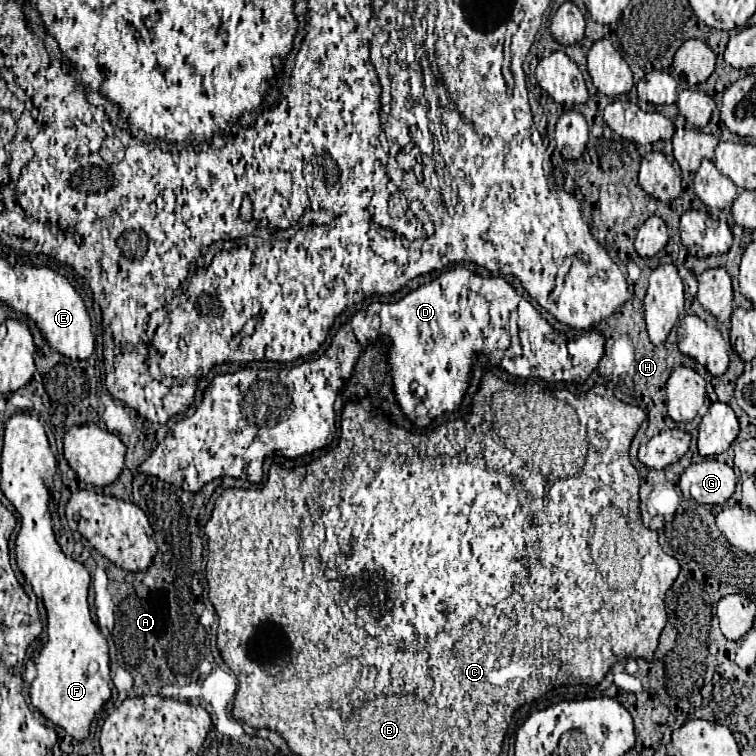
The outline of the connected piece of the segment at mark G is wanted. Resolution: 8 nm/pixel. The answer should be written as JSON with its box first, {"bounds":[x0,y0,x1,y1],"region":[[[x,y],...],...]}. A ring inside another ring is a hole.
{"bounds":[680,459,736,505],"region":[[[706,459],[692,463],[680,475],[680,489],[700,505],[722,505],[728,501],[736,487],[736,475],[730,465]]]}

